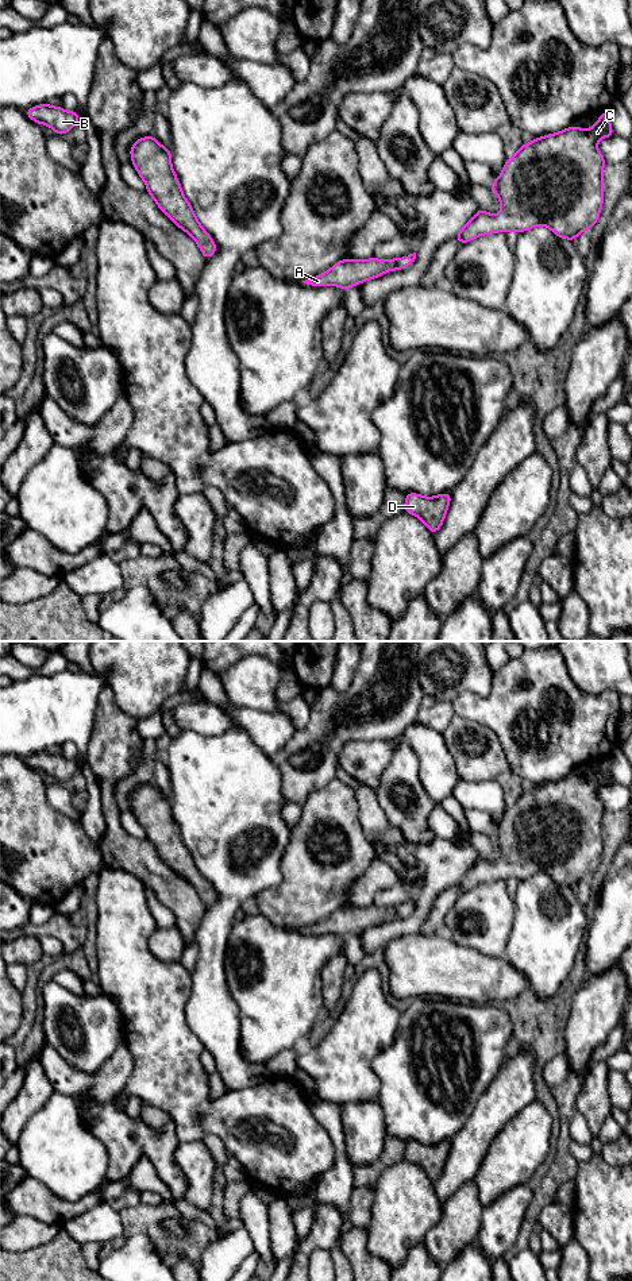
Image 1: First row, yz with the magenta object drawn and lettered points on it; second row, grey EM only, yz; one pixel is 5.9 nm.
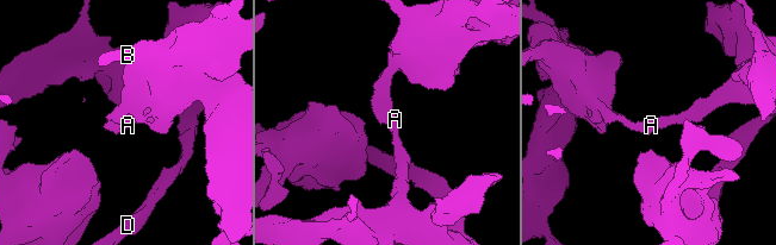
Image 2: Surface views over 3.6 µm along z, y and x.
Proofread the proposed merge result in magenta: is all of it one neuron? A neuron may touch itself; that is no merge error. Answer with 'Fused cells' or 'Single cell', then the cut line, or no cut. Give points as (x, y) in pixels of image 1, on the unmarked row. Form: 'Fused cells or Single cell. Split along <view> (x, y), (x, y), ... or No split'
Single cell. No split

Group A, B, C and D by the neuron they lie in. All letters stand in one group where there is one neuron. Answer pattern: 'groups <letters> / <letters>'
groups A B C D

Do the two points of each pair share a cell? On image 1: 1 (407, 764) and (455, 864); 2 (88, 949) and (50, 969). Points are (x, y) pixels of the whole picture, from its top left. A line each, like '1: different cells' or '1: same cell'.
1: different cells
2: same cell

